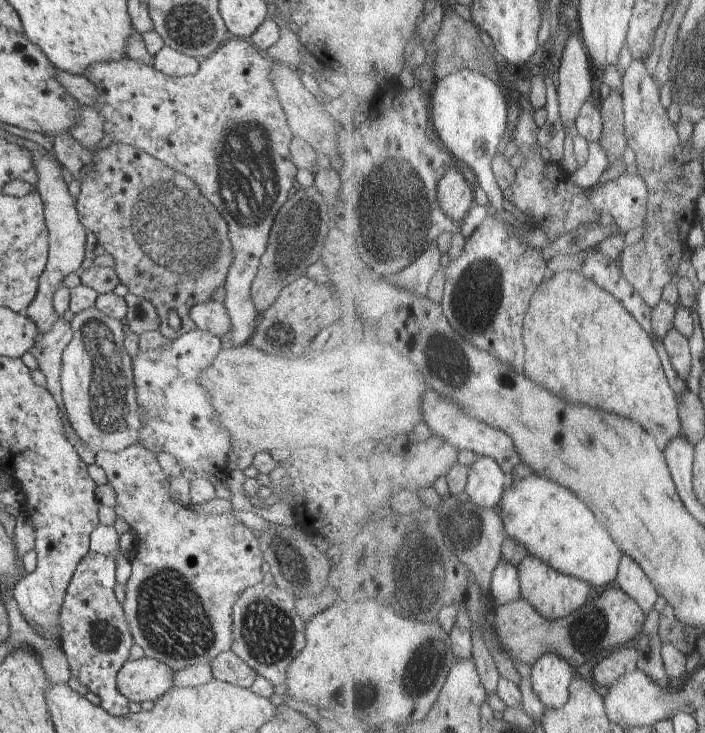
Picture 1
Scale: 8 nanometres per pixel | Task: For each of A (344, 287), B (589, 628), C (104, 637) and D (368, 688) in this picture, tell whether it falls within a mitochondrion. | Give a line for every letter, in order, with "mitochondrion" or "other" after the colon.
A: other
B: mitochondrion
C: mitochondrion
D: mitochondrion

